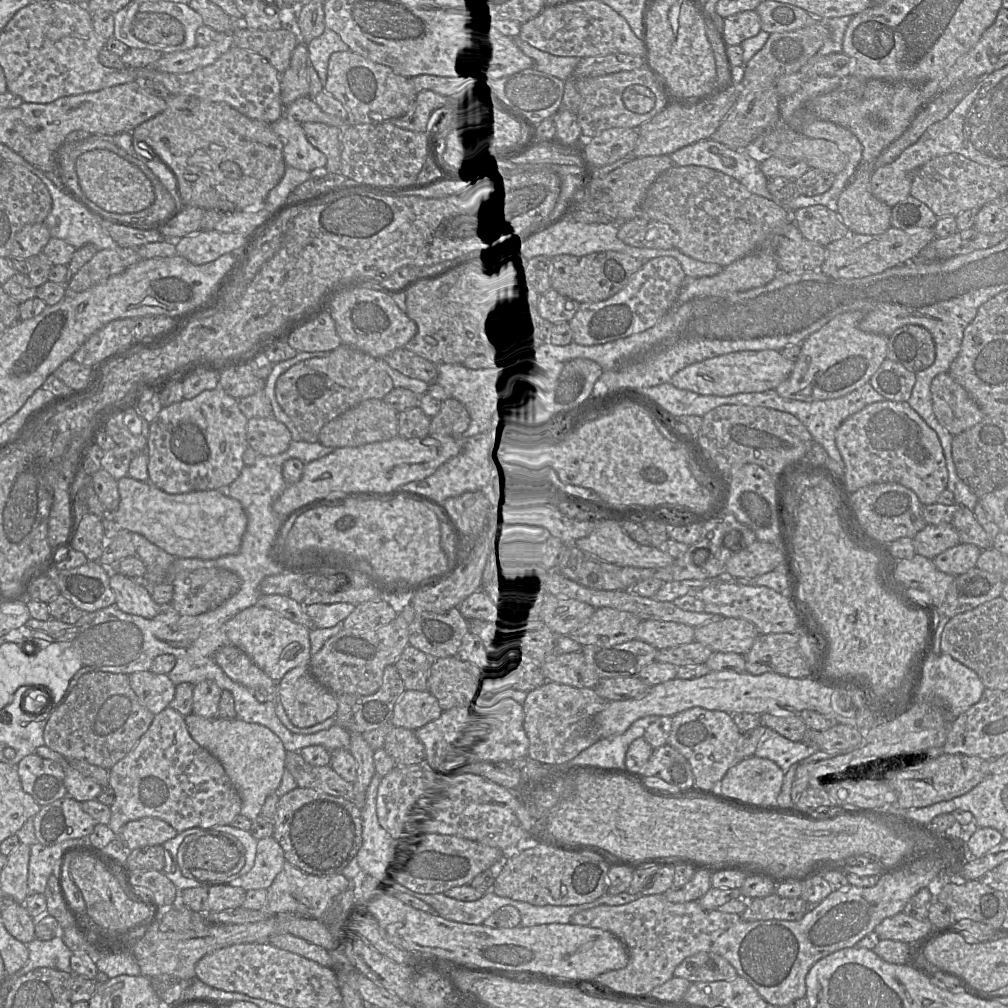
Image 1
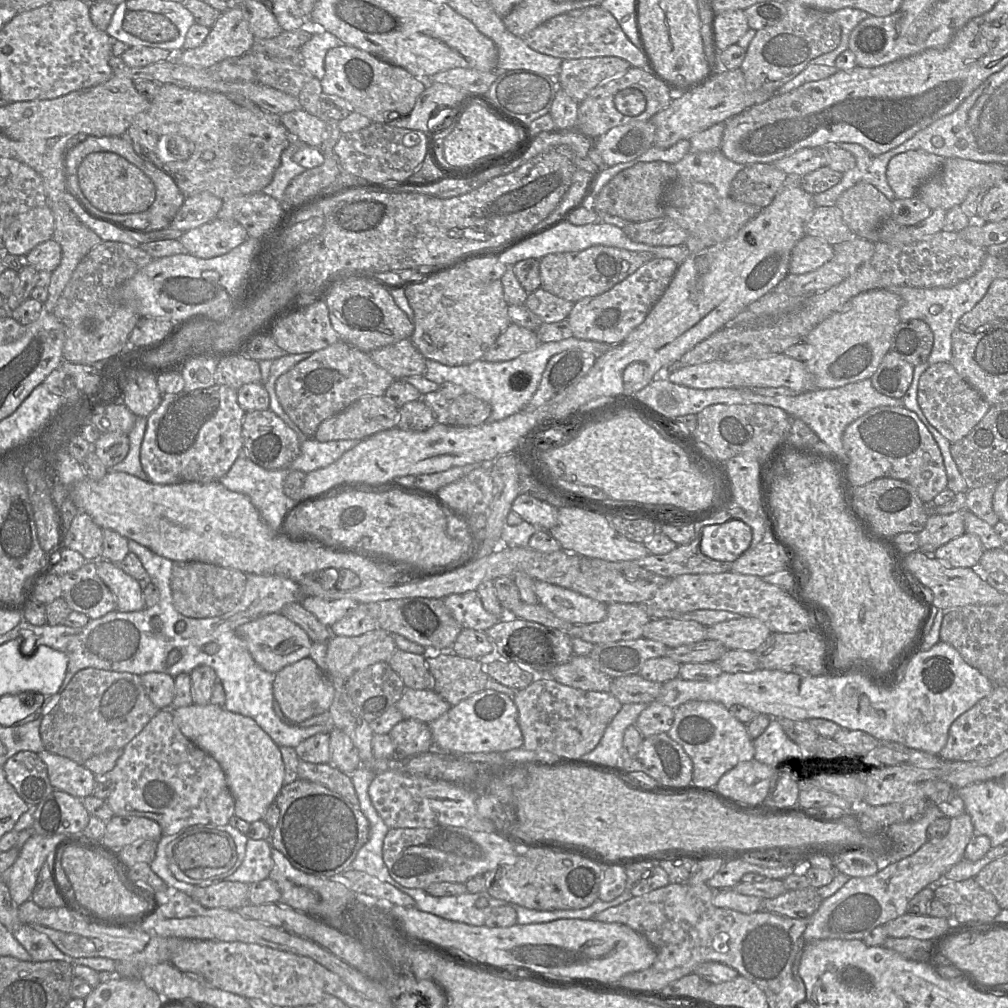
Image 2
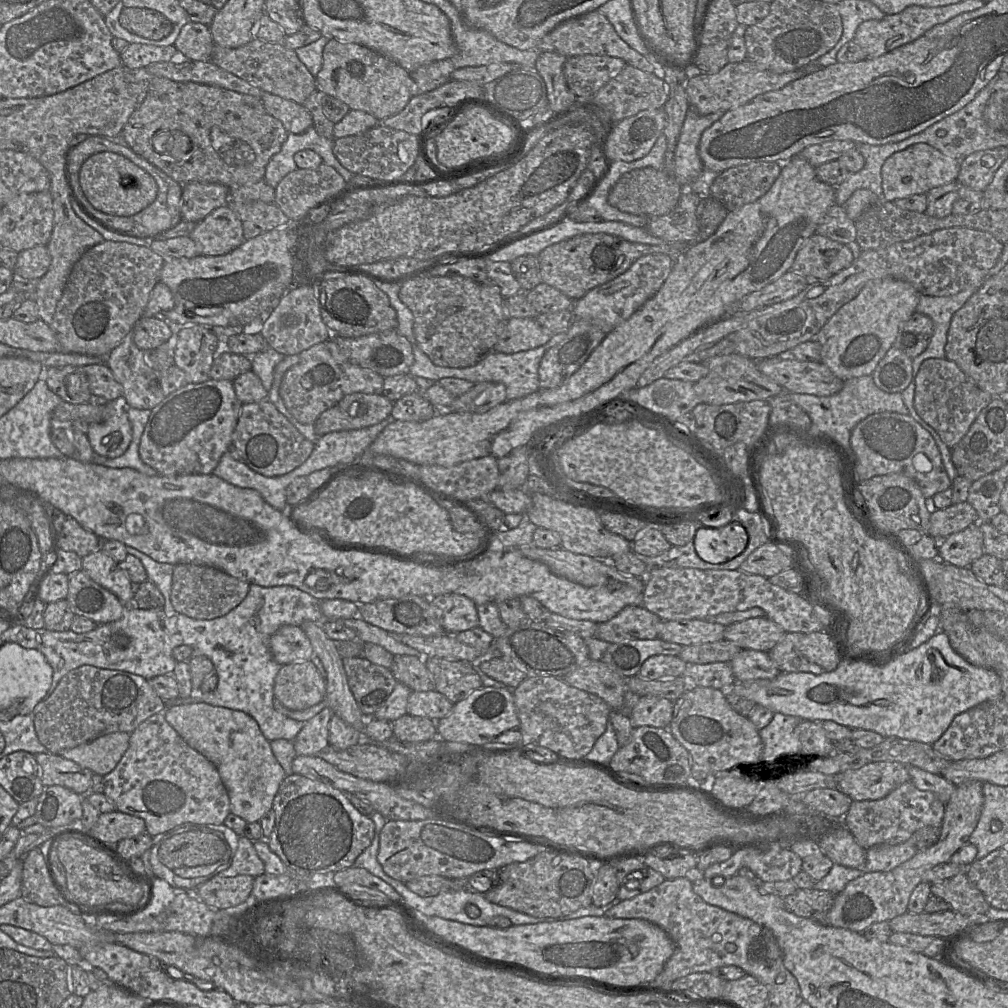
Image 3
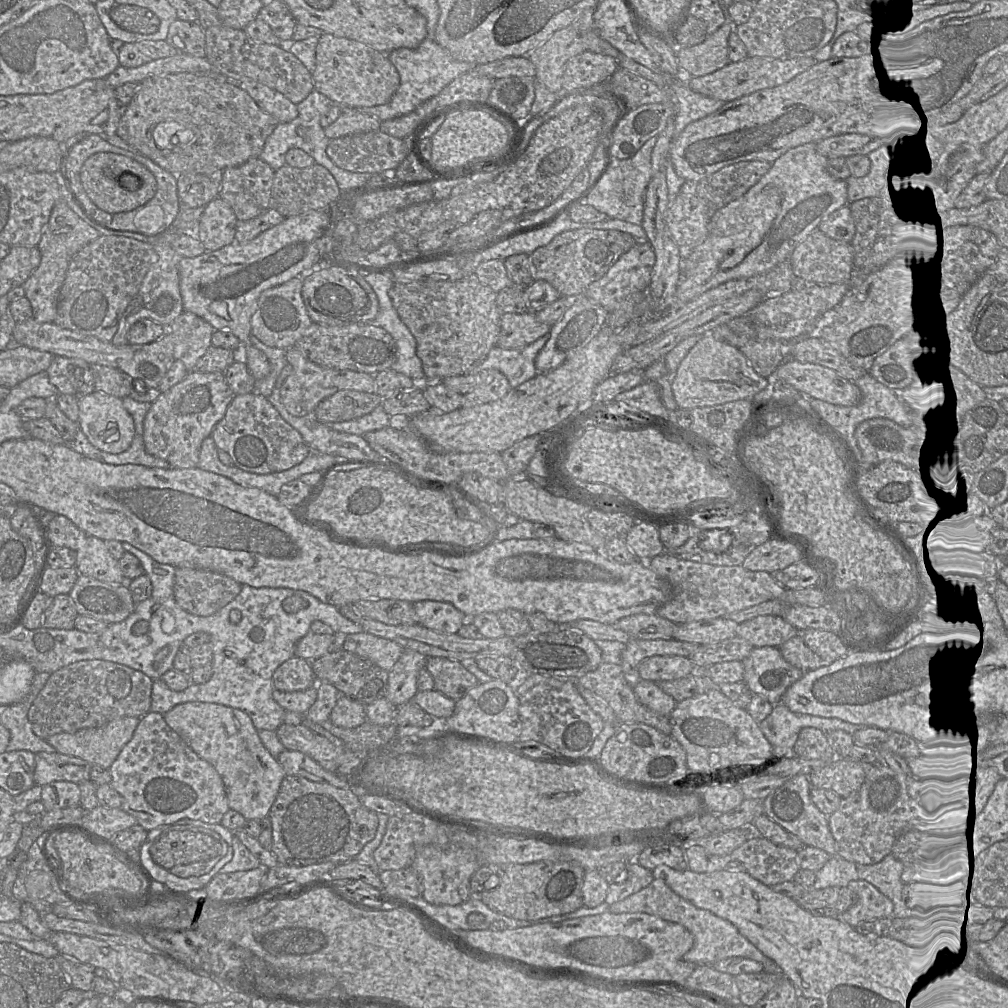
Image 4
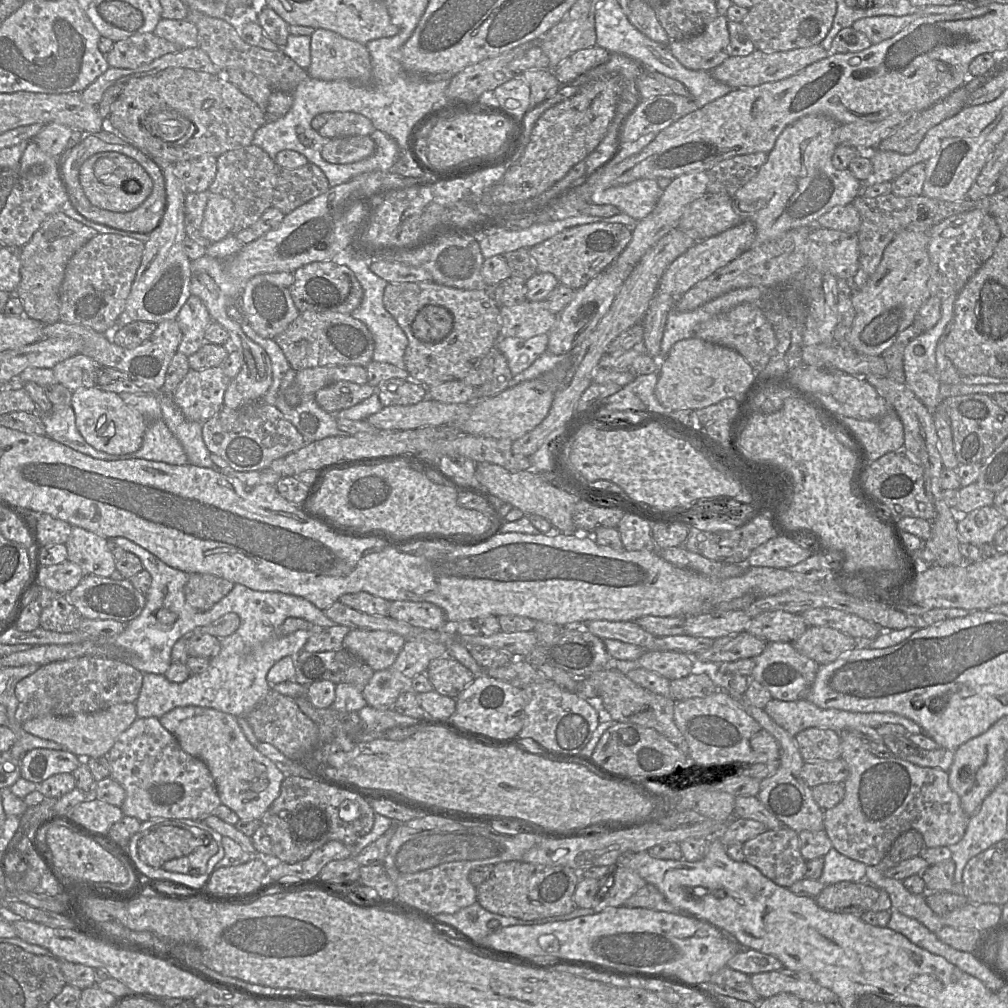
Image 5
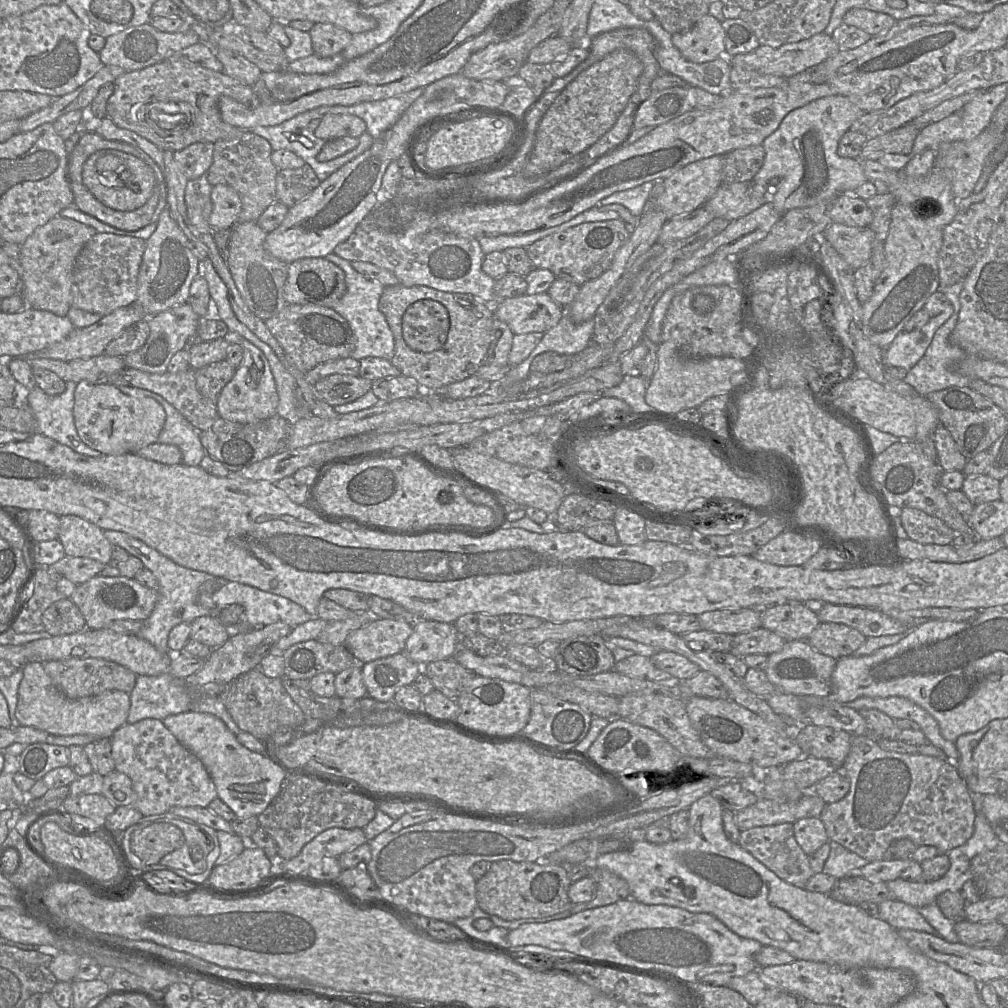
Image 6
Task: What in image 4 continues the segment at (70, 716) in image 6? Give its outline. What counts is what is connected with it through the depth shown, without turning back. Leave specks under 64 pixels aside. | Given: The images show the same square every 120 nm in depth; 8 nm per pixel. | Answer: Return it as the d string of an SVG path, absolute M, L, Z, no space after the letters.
M123 717L107 724L52 735L46 741L59 753L109 769L122 748L131 740L140 718Z

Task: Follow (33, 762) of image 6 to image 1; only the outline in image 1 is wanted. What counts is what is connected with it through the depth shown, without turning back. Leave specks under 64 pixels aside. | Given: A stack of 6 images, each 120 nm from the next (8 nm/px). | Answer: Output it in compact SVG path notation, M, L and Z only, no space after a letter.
M45 745L37 747L35 753L61 765L65 773L64 784L68 796L74 798L78 802L97 799L101 792L102 786L93 778L84 776L72 767L69 760L62 754Z

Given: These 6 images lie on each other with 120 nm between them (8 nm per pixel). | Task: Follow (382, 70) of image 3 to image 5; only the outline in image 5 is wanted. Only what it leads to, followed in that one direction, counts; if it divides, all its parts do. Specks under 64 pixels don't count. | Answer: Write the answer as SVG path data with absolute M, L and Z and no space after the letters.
M315 29L311 35L311 64L307 69L311 78L334 81L348 80L359 85L372 84L372 64L367 47L359 42L326 29Z

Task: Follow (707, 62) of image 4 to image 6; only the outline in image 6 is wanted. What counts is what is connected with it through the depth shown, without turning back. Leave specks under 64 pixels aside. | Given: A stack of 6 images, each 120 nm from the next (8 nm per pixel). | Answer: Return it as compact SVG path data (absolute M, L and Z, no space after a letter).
M709 14L702 16L689 30L671 34L671 40L685 59L698 64L726 53L722 24Z

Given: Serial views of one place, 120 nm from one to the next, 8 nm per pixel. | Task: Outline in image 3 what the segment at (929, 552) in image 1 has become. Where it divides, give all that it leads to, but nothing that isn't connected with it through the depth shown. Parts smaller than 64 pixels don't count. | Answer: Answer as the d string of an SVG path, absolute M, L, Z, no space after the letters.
M965 501L957 504L951 504L944 509L932 508L927 532L921 533L927 533L936 540L942 540L953 533L964 530L973 523L979 523L978 514L972 505L968 501Z

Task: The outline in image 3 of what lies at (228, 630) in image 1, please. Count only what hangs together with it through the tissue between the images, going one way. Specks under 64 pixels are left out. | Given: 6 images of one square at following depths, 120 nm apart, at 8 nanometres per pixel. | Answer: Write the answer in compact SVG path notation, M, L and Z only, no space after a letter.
M285 625L270 638L274 660L282 665L307 661L314 654L312 644L301 626Z

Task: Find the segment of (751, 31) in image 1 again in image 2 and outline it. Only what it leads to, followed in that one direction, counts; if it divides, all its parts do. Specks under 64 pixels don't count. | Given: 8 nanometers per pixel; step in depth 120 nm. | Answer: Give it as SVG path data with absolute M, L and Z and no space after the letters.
M727 10L716 14L715 19L715 47L721 52L733 44L750 29L746 14L743 10Z

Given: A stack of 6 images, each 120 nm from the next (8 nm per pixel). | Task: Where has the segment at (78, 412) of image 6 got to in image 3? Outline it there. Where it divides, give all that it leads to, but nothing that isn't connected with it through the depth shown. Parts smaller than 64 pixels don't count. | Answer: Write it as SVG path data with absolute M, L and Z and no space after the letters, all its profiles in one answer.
M118 400L104 403L104 420L90 423L86 435L95 453L117 458L125 453L132 439L128 407L124 407Z

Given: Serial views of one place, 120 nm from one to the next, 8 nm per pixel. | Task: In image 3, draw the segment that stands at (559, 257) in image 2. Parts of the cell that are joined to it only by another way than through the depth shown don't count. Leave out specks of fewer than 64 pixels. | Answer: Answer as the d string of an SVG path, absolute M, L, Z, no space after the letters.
M606 233L577 235L543 249L538 255L541 281L572 300L580 299L592 288L602 285L625 272L638 258L655 253L665 254L672 245L655 246L630 242Z

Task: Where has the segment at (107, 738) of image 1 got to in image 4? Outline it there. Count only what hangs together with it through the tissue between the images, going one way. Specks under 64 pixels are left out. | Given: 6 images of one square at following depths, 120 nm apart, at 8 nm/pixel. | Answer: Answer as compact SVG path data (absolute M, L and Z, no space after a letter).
M82 660L53 672L28 710L33 732L42 739L100 727L123 718L141 718L150 711L153 680L143 672L106 660Z

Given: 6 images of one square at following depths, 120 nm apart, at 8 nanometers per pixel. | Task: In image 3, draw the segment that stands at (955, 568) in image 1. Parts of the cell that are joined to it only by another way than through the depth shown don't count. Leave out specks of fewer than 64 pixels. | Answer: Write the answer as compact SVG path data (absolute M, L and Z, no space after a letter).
M979 523L938 542L938 559L959 568L967 568L984 554L983 533Z

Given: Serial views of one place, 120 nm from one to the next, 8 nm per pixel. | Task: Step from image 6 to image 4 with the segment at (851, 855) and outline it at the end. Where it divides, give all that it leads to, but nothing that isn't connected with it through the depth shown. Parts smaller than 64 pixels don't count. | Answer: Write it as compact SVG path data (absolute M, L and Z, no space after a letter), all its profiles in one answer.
M839 854L831 856L829 861L816 872L814 889L828 887L845 887L853 881L859 880L858 865L847 861Z

